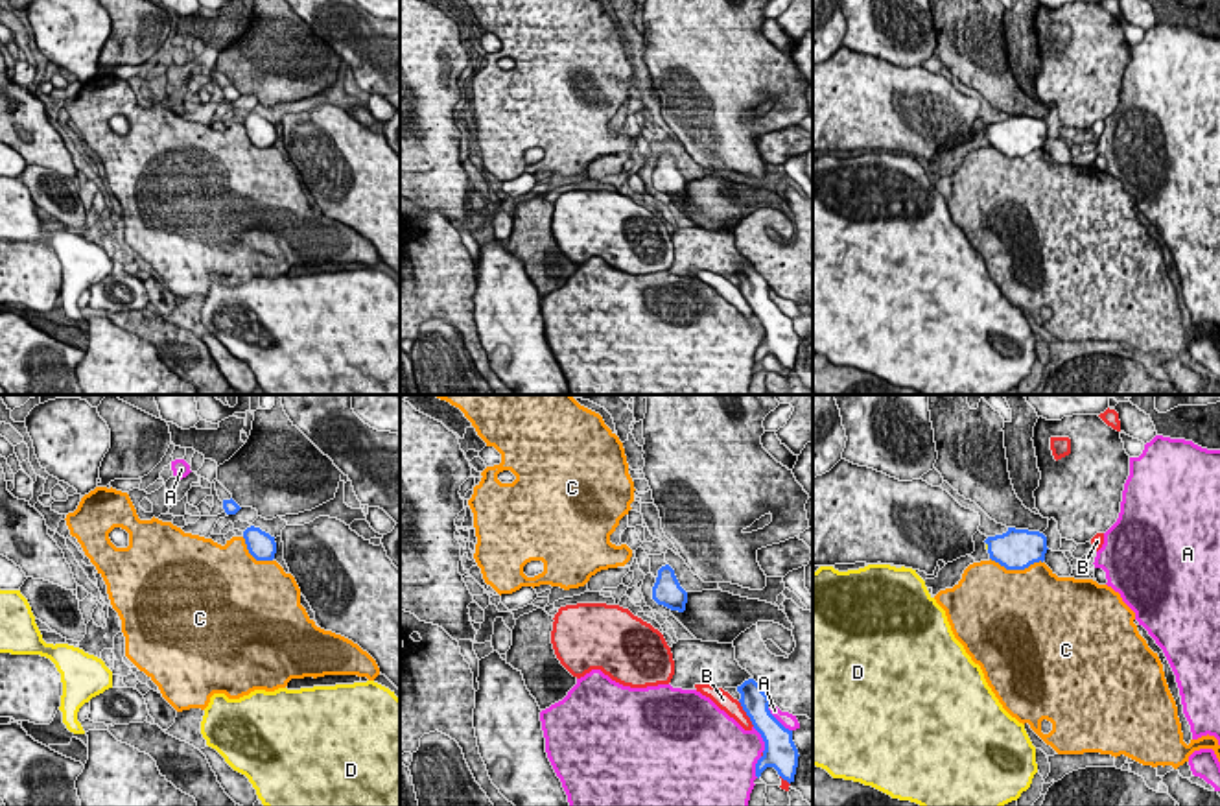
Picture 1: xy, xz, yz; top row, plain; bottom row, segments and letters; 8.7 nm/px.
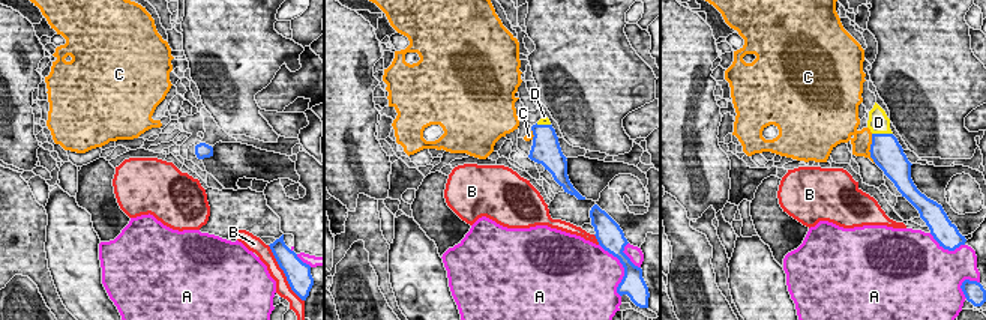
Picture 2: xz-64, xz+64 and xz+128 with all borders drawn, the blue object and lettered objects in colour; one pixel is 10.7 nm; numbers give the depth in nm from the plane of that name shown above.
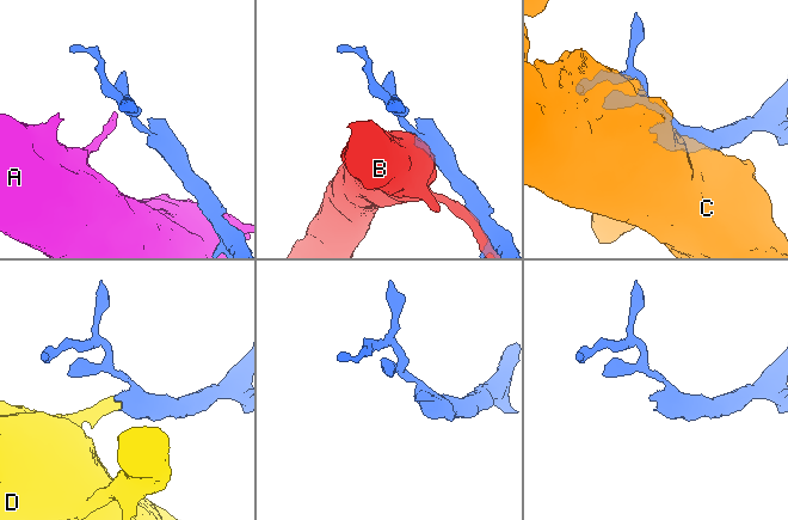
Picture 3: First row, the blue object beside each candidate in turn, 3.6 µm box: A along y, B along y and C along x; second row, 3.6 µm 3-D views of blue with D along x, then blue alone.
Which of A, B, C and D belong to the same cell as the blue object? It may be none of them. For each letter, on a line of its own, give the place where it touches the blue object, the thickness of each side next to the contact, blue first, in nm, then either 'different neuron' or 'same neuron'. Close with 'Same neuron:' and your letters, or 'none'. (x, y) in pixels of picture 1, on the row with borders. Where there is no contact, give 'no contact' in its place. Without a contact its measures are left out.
A: xz (778, 722) | 280/130 nm | different neuron
B: xz (747, 714) | 240/160 nm | different neuron
C: yz (1016, 568) | 360/480 nm | different neuron
D: yz (988, 546) | 360/30 nm | same neuron
Same neuron: D

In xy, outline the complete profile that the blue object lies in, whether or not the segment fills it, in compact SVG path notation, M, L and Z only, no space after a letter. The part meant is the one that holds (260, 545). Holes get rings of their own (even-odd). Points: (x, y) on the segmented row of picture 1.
M251 526L243 531L243 539L245 539L249 553L256 561L275 559L276 542L275 542L275 537L271 537L269 533L262 531L260 527Z

